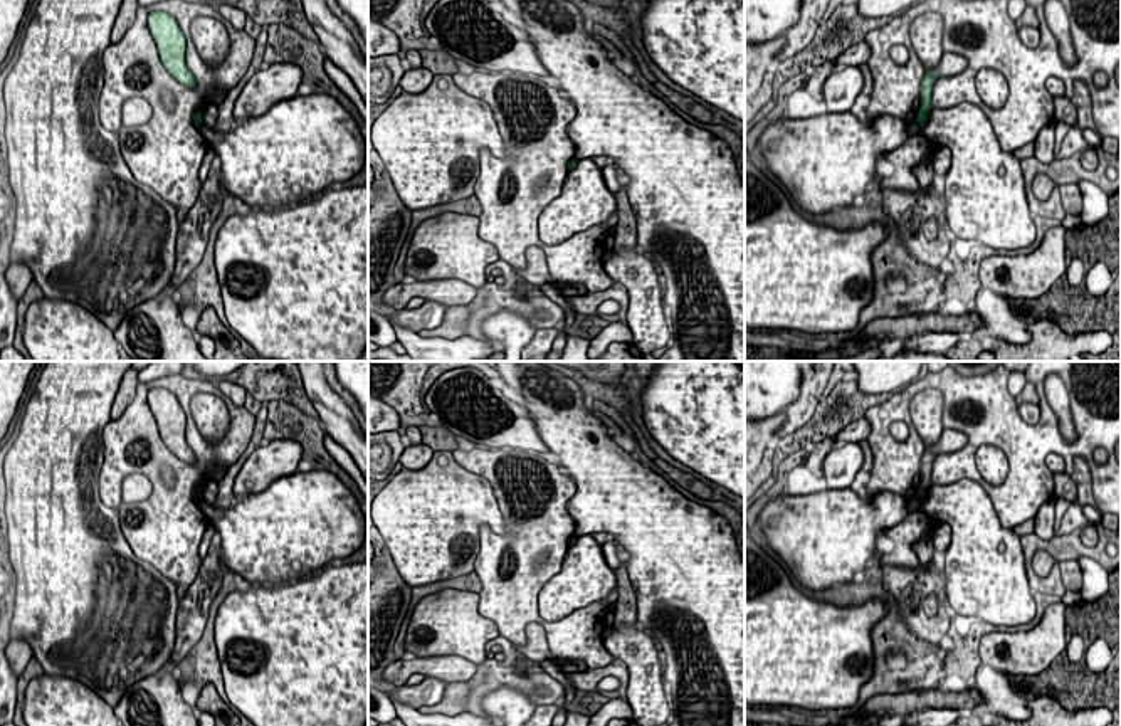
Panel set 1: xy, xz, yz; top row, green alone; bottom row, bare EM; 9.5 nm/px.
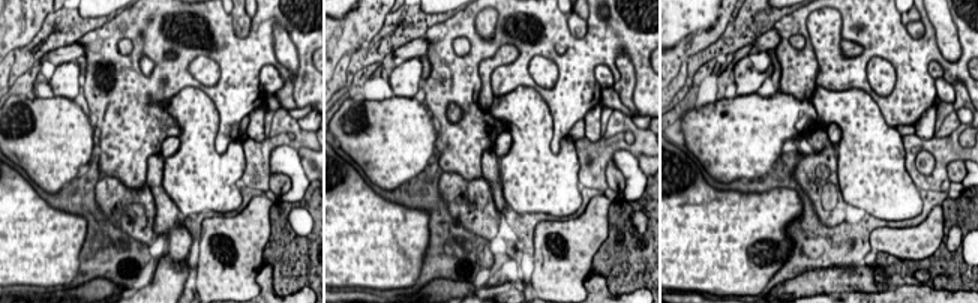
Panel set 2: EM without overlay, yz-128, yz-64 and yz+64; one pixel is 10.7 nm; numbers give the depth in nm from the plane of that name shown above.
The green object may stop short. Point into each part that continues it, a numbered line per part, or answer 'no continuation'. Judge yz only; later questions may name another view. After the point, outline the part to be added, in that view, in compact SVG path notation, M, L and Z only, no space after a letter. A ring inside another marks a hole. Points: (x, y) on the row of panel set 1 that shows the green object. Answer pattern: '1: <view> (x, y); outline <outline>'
1: yz (952, 63); outline M945 52L939 66L933 69L938 77L960 74L968 66L968 60L955 52Z

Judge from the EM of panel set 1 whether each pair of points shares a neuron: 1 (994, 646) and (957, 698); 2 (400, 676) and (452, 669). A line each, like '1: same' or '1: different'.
1: different
2: same

